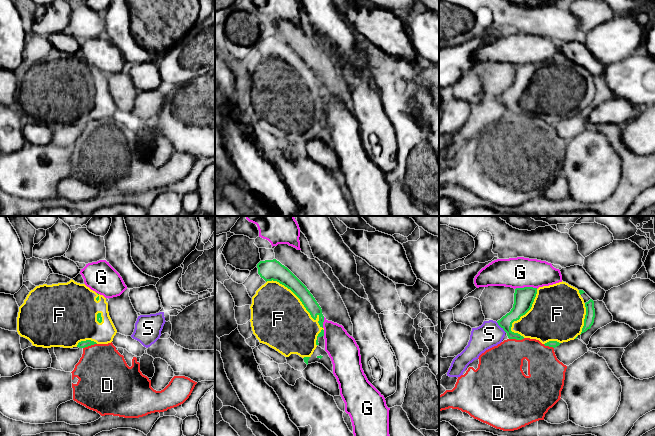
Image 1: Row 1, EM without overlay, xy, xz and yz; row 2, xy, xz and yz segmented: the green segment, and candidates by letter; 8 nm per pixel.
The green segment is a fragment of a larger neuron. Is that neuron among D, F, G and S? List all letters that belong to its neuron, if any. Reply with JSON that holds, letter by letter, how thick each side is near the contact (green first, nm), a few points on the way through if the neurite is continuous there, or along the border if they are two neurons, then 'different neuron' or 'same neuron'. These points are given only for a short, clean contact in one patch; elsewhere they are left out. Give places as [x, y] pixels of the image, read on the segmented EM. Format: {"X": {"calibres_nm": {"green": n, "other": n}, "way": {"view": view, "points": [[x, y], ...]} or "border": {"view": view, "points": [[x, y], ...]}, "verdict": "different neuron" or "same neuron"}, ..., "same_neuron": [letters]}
{"D": {"calibres_nm": {"green": 120, "other": 340}, "border": {"view": "yz", "points": [[524, 338], [509, 339]]}, "verdict": "different neuron"}, "F": {"calibres_nm": {"green": 120, "other": 440}, "verdict": "same neuron"}, "G": {"calibres_nm": {"green": 160, "other": 240}, "verdict": "different neuron"}, "S": {"calibres_nm": {"green": 140, "other": 200}, "border": {"view": "yz", "points": [[496, 322], [506, 332]]}, "verdict": "different neuron"}, "same_neuron": ["F"]}

